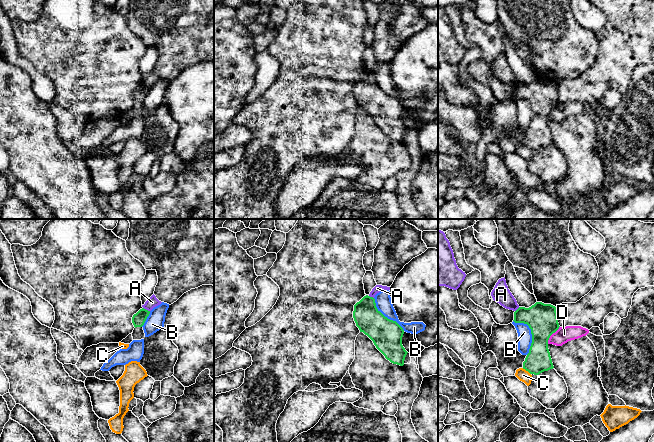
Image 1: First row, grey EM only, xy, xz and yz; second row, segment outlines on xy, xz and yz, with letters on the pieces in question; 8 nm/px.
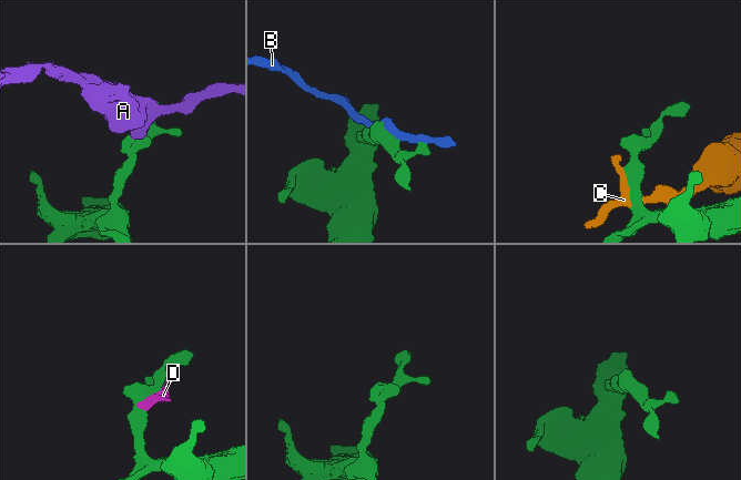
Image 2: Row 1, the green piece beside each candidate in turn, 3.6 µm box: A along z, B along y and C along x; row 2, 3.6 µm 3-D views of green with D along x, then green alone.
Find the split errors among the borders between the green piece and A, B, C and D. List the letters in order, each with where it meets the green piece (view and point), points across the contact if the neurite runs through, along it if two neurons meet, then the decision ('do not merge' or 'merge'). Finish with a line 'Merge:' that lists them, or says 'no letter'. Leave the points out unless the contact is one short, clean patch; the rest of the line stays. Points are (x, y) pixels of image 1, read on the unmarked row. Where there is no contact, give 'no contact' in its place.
A: xy (145, 85) | along xy (143, 83), (149, 87) | do not merge
B: yz (531, 109) | do not merge
C: yz (526, 146) | do not merge
D: yz (551, 110) | do not merge
Merge: no letter

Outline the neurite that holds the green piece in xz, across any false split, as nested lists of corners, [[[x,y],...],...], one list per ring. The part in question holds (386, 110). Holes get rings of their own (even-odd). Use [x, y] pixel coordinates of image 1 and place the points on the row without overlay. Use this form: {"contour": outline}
{"contour": [[[366,71],[354,81],[353,94],[360,108],[373,117],[387,136],[404,141],[408,129],[402,121],[404,106],[377,85],[373,73]]]}

